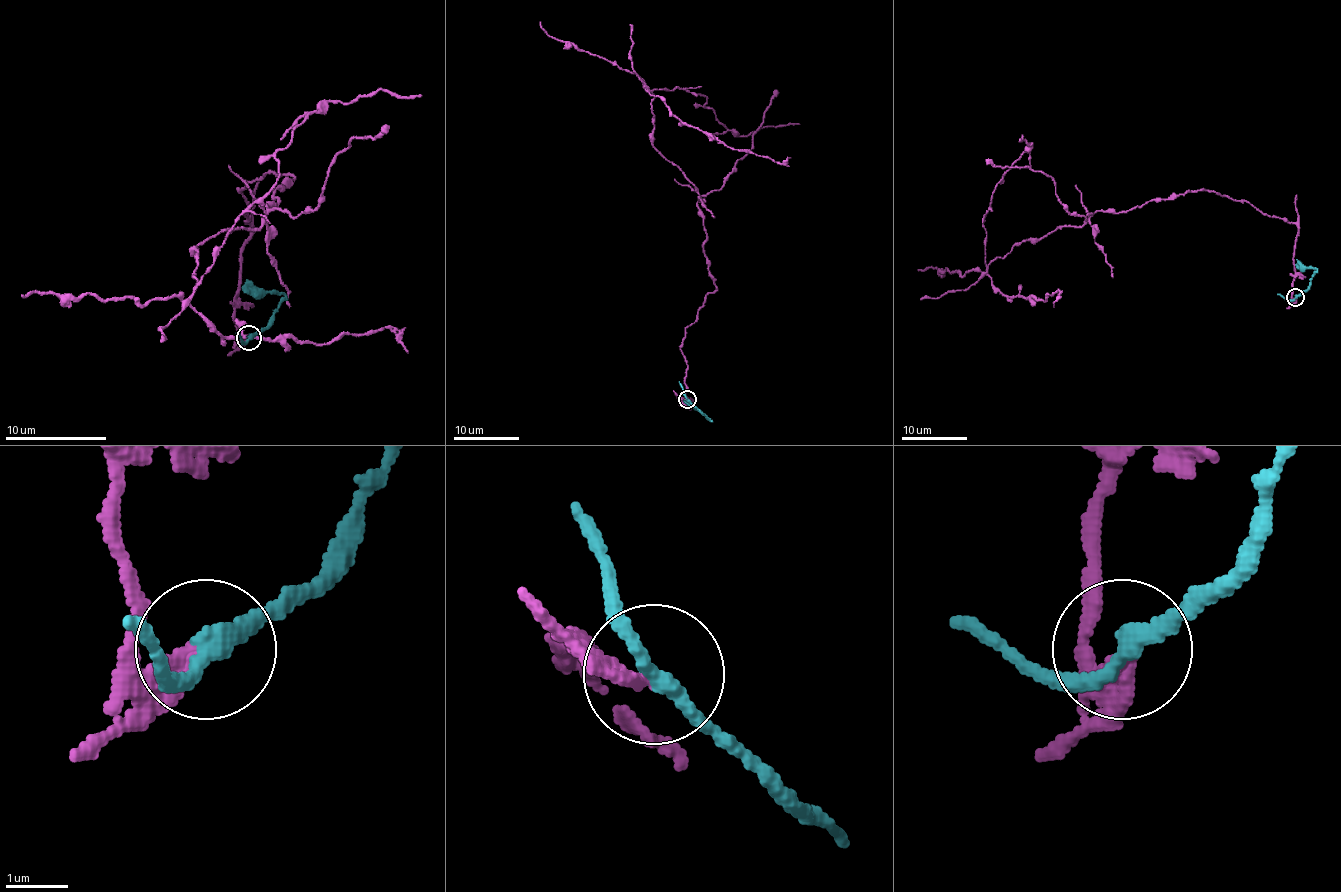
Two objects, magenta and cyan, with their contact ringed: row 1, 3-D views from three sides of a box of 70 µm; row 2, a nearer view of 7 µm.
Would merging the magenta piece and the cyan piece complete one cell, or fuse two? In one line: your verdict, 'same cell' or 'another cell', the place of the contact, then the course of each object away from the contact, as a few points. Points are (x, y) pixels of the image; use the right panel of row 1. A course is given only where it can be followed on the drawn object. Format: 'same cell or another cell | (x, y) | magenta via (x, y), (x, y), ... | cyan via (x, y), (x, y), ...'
another cell | (1295, 297) | magenta via (1295, 297), (1295, 224), (1215, 191), (1097, 210), (987, 265), (983, 220), (993, 189), (1031, 143), (1020, 140) | cyan via (1295, 297), (1308, 287), (1313, 271), (1311, 268), (1298, 268), (1295, 265)

